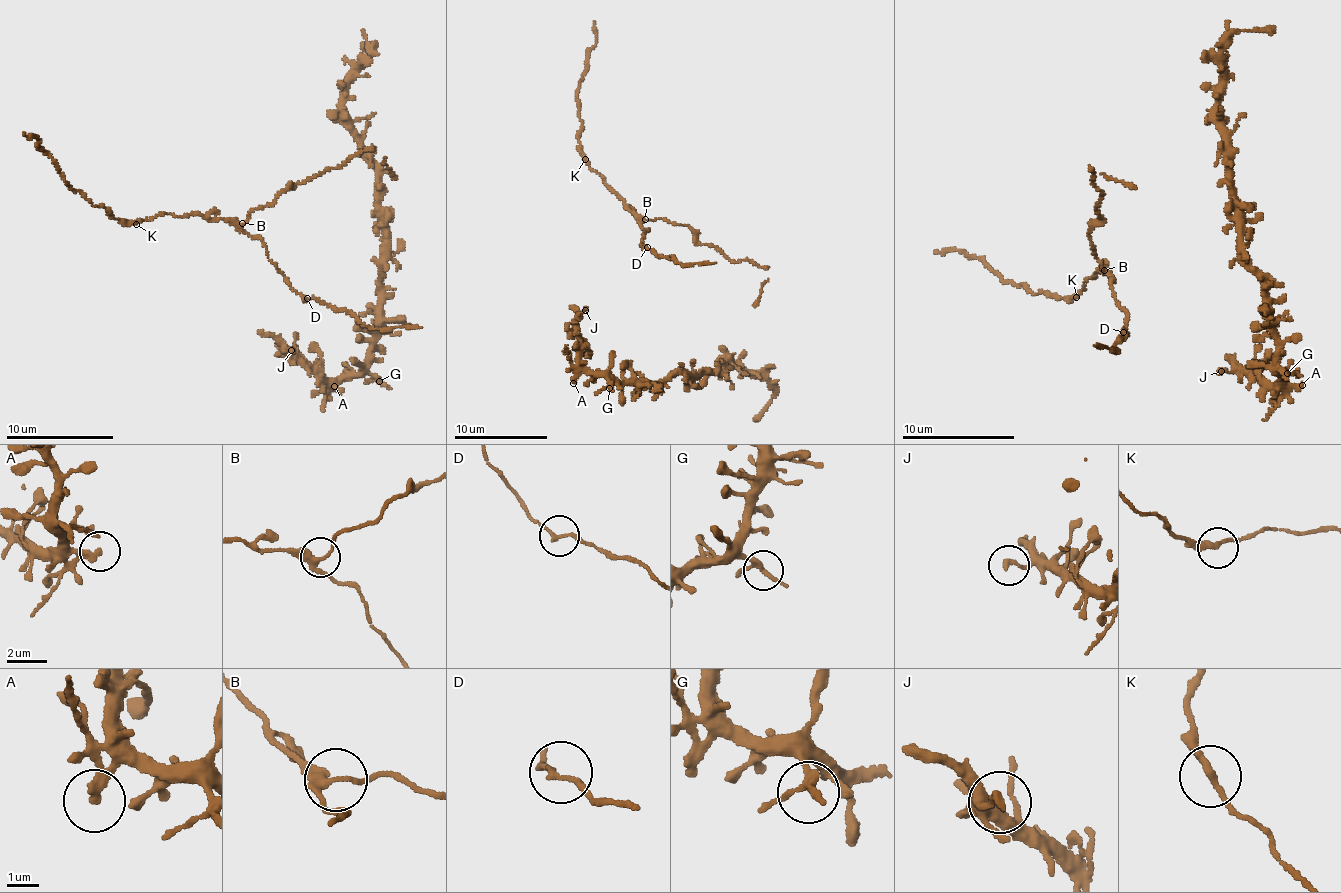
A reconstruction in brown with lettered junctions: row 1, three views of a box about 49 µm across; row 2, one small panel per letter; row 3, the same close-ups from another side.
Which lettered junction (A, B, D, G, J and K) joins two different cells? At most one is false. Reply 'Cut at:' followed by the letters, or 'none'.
Cut at: B

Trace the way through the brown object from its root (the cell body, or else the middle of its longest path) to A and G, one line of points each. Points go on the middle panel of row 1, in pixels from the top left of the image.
A: (581, 312), (575, 318), (581, 364), (579, 375), (573, 383)
G: (581, 312), (575, 318), (581, 362), (605, 378), (609, 388)

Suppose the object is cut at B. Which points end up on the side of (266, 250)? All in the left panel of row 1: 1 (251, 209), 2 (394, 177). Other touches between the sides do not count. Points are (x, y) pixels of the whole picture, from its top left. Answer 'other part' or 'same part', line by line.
1: other part
2: other part

